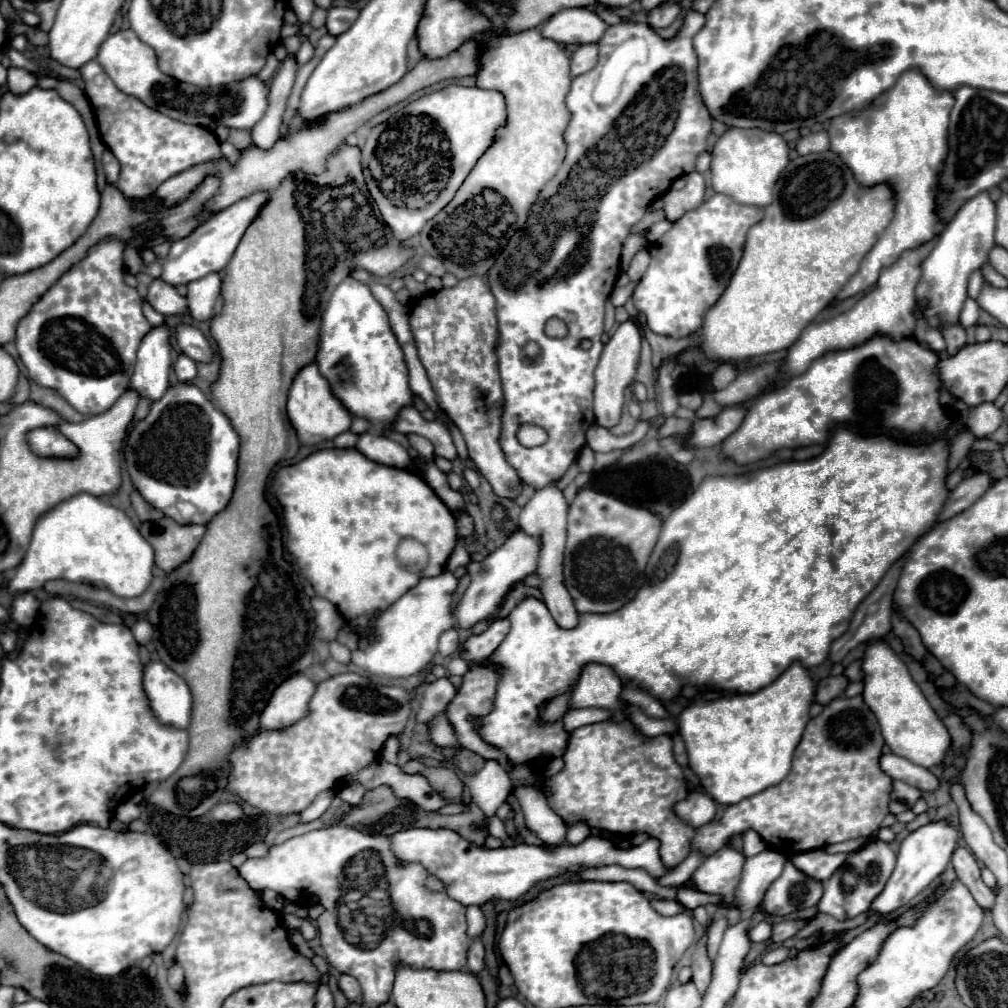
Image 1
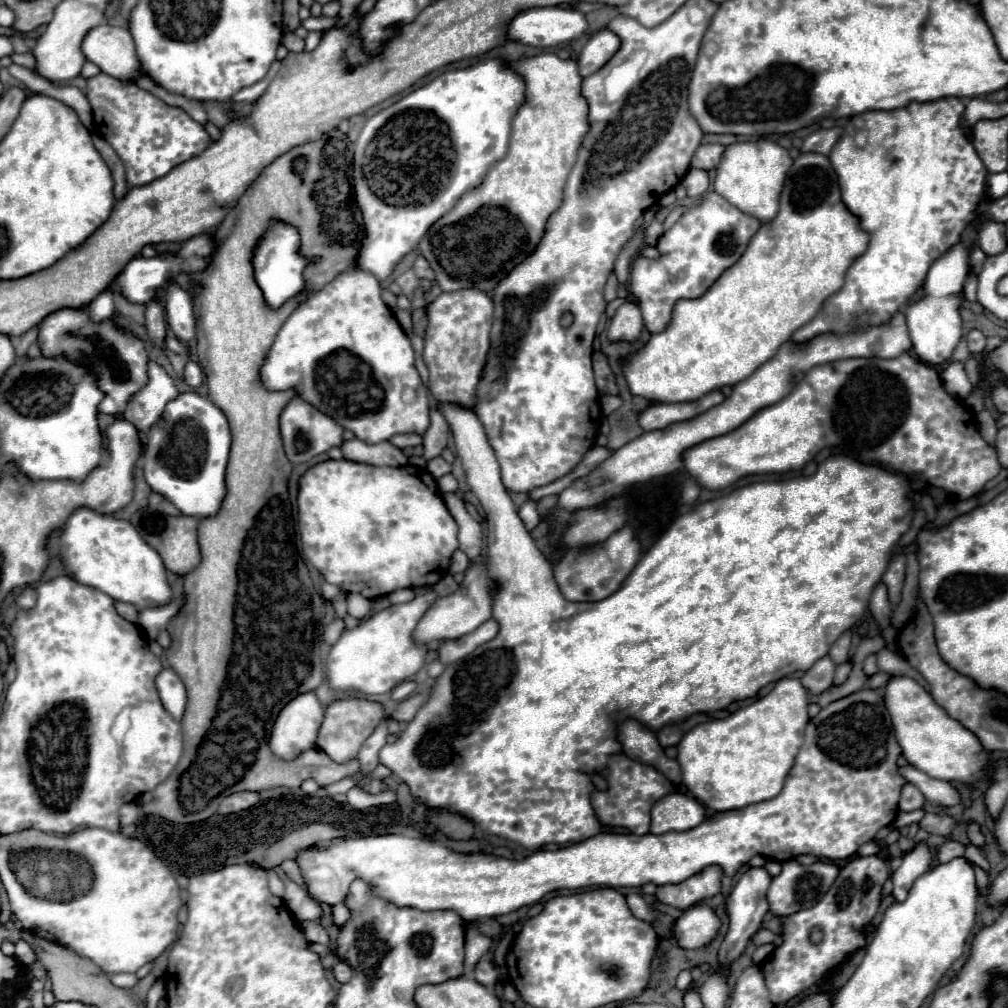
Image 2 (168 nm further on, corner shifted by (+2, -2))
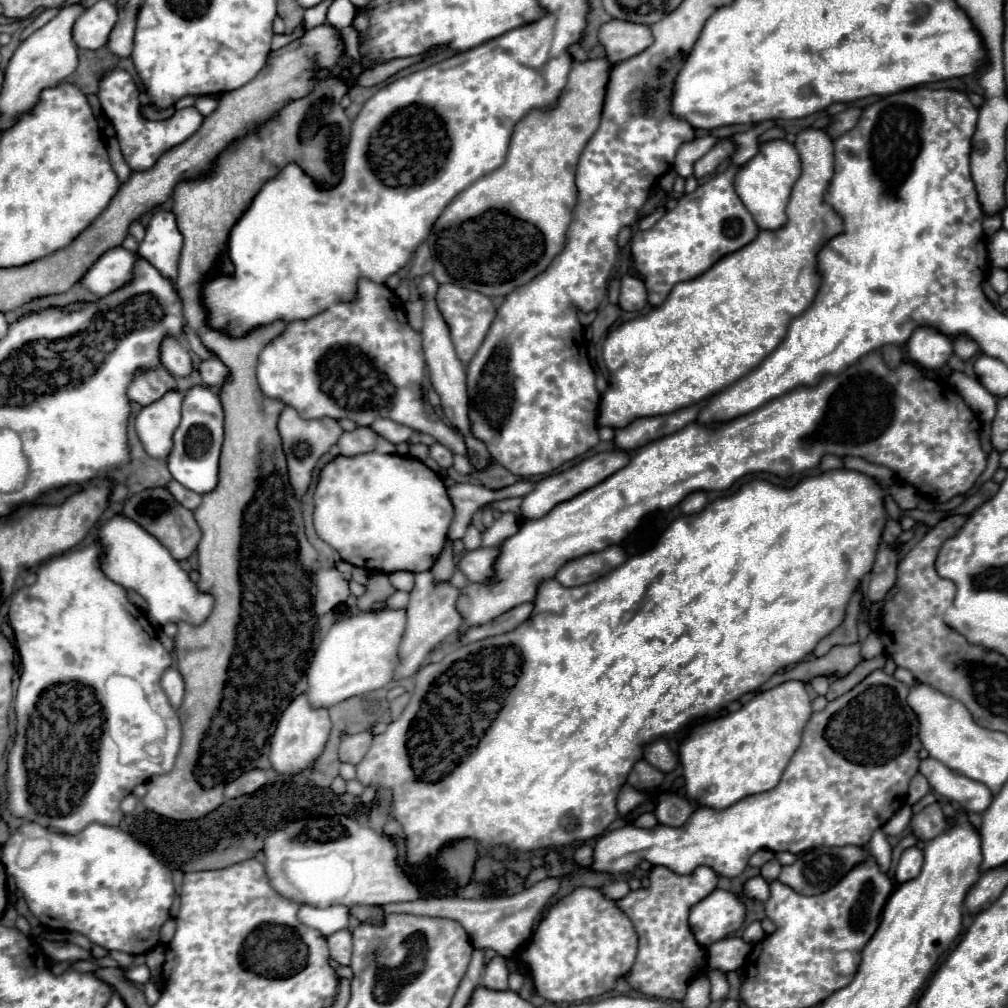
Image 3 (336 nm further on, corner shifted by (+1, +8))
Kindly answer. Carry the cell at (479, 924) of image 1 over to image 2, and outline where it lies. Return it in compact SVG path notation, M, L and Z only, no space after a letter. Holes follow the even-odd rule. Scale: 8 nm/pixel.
M467 928L467 944L465 944L465 968L467 972L473 970L477 960L489 950L491 940L483 936L483 932L475 932L475 928Z

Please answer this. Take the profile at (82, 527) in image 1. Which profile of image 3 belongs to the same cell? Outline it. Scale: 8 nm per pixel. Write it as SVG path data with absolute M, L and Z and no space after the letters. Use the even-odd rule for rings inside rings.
M118 514L100 528L98 540L106 548L106 556L102 558L104 574L124 588L138 592L148 602L148 616L154 624L178 624L184 620L198 626L208 618L214 606L214 596L200 592L198 584L190 580L190 574L140 524Z

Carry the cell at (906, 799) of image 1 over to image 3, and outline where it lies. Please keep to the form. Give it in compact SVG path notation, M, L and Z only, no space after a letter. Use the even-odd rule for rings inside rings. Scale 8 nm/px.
M916 774L910 782L910 792L908 792L908 804L916 804L922 796L930 792L930 784L922 774Z

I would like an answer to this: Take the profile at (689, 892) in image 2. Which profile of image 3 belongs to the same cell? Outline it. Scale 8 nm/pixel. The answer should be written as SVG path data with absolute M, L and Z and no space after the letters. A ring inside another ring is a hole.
M654 866L648 880L650 884L646 888L630 890L624 898L616 900L638 934L636 962L624 978L634 990L640 990L646 996L682 1002L688 984L708 966L706 950L696 942L688 924L688 914L694 904L716 890L718 874L708 866L698 866L692 874L676 874L666 866Z

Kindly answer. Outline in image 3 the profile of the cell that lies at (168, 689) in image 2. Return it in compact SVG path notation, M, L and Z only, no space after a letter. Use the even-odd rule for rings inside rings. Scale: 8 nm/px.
M170 666L164 672L164 676L162 676L162 690L168 696L172 708L178 710L180 704L182 704L182 696L184 696L184 680L182 680L180 672L174 666Z

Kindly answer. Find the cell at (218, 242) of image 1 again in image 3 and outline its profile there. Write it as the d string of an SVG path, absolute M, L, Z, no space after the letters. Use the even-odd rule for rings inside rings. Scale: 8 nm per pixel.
M122 246L104 252L84 274L80 284L96 296L106 296L126 282L132 280L132 266L136 262L136 254L124 250Z

